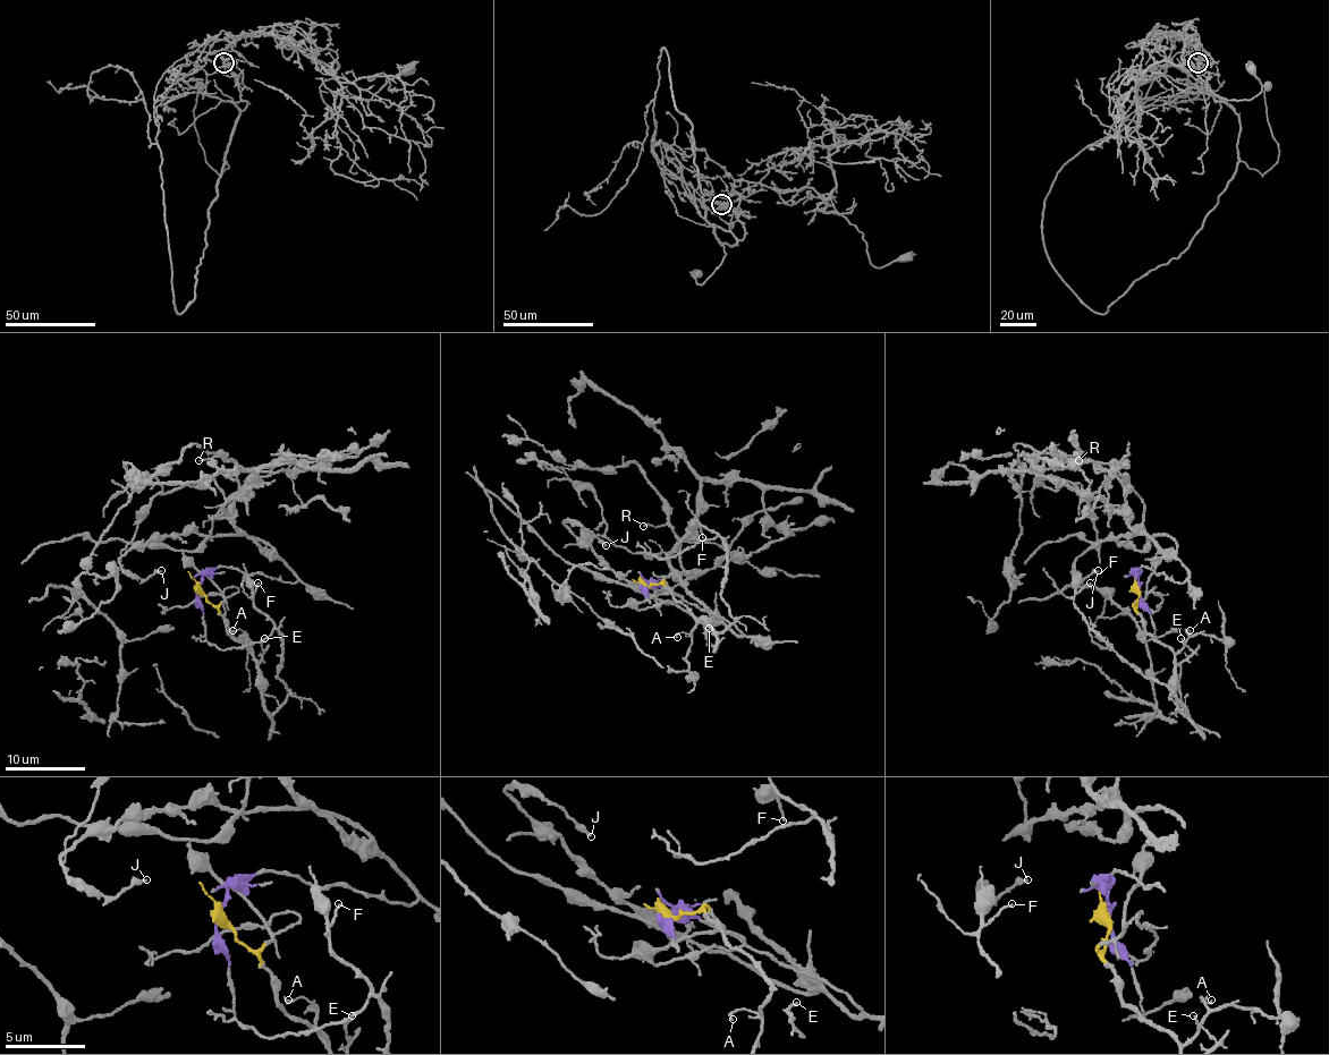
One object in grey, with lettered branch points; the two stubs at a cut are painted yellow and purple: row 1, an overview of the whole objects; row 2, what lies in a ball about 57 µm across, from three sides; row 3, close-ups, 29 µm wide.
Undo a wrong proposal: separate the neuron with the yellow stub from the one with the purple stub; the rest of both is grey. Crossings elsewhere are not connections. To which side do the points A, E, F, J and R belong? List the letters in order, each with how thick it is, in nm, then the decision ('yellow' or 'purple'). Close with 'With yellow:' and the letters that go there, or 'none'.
A: 130 nm | yellow
E: 130 nm | yellow
F: 130 nm | yellow
J: 280 nm | purple
R: 120 nm | purple
With yellow: A, E, F

